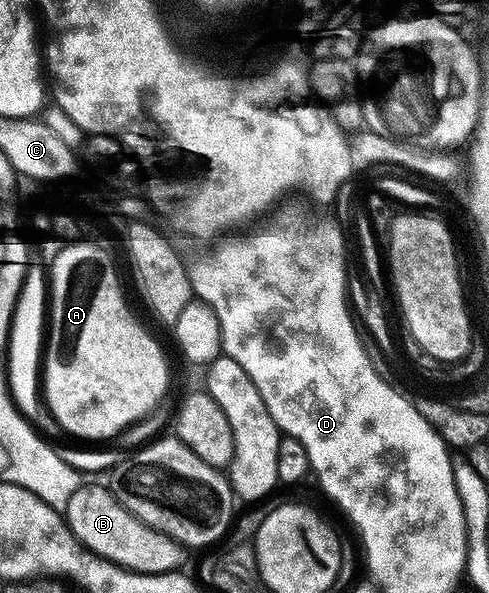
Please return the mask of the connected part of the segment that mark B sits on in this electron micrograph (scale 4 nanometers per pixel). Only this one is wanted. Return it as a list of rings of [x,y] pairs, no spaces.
[[[85,483],[73,493],[65,510],[65,520],[72,530],[74,536],[88,550],[94,552],[96,556],[107,559],[117,565],[120,565],[130,571],[145,574],[159,574],[174,572],[183,561],[184,546],[176,544],[171,537],[156,531],[153,528],[141,523],[115,496],[112,495],[108,486],[91,485]]]

